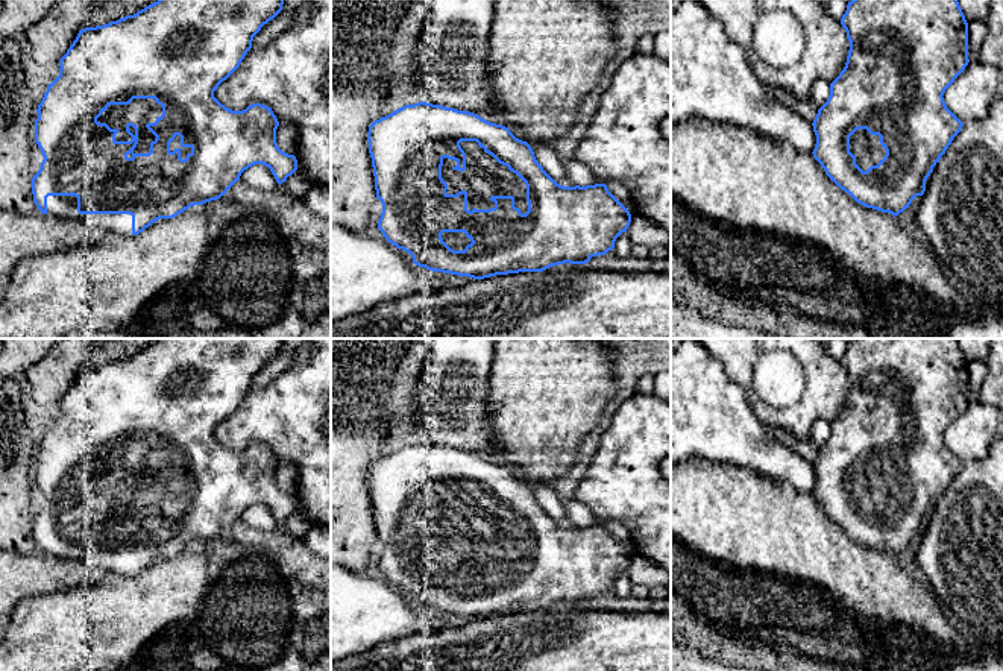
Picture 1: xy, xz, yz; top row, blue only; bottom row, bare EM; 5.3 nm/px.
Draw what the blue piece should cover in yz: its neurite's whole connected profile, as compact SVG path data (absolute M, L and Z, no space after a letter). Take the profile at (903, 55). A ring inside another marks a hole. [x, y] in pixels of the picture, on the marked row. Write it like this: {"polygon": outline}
{"polygon": "M851 0L841 18L841 24L847 32L850 50L847 62L839 76L830 83L830 96L818 109L812 123L816 135L813 158L825 170L825 175L857 203L882 213L889 213L894 217L903 213L917 196L926 191L926 181L939 162L953 138L961 132L964 123L947 108L944 102L945 90L968 65L968 23L957 0Z"}

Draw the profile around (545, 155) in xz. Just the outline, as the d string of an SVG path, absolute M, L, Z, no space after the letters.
M530 141L528 144L531 146L537 162L557 184L563 187L575 187L564 170L563 161L558 158L551 144L542 141Z

